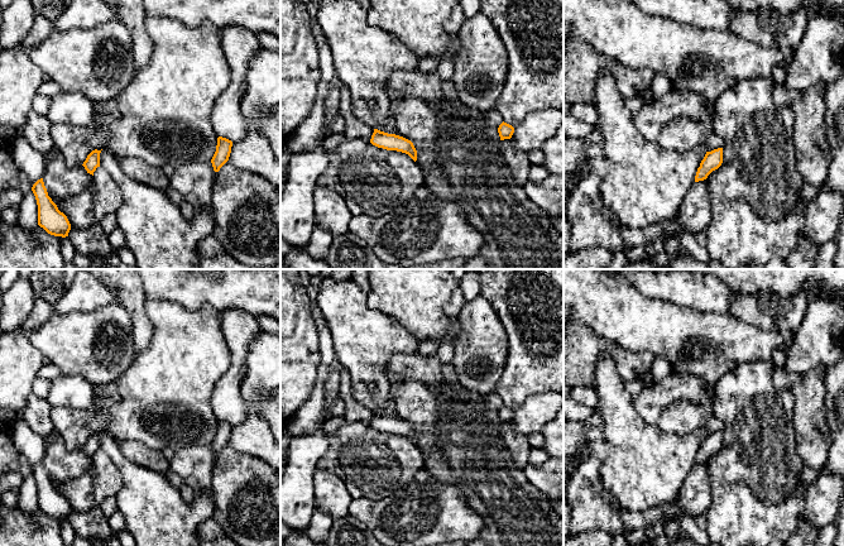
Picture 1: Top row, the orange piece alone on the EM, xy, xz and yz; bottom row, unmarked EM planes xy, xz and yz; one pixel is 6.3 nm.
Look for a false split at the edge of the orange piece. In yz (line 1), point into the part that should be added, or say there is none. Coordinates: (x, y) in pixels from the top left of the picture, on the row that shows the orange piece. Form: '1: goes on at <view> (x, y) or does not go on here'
1: does not go on here

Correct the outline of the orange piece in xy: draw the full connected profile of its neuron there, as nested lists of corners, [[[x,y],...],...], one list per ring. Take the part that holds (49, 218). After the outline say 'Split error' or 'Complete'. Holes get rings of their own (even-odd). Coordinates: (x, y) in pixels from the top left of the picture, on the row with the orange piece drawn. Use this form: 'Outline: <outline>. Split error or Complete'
Outline: [[[43,178],[33,185],[32,191],[38,205],[38,225],[51,235],[68,236],[71,224],[67,216],[58,210],[57,205],[48,196]]]. Complete

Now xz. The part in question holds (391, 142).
Outline: [[[374,129],[370,143],[378,148],[406,153],[414,162],[417,161],[417,150],[413,143],[403,136]]]. Complete

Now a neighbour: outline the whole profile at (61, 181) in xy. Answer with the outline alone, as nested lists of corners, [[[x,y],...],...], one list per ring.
[[[57,157],[45,162],[43,182],[48,196],[56,205],[64,203],[71,196],[93,188],[93,176],[83,166],[68,167],[63,157]]]

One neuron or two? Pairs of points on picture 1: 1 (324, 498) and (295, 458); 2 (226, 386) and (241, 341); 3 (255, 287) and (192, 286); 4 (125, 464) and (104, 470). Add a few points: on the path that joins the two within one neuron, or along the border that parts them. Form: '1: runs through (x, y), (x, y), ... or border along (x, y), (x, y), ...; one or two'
1: border along (316, 468), (313, 477), (315, 508); two
2: runs through (235, 374), (239, 353); one
3: runs through (240, 287), (207, 286); one
4: border along (100, 448), (121, 477); two

